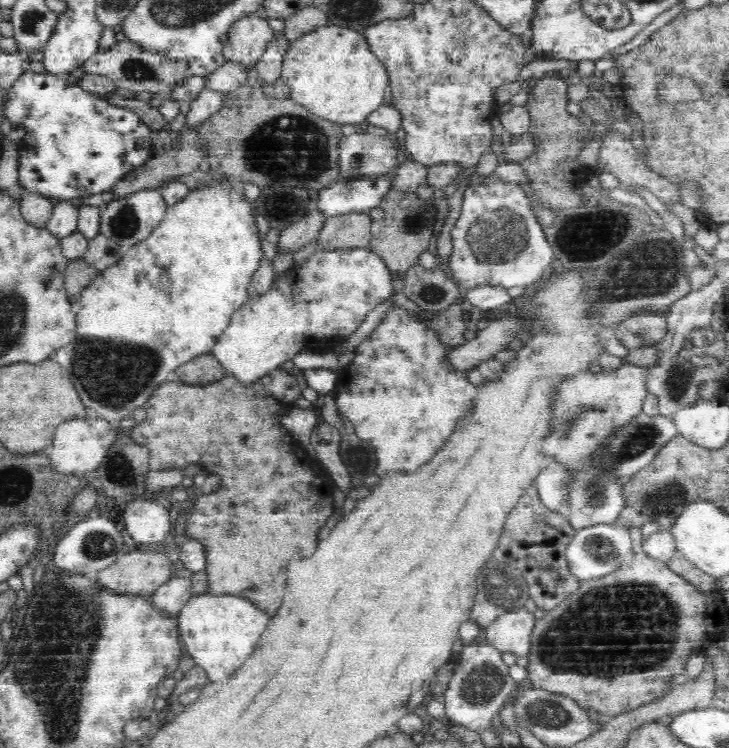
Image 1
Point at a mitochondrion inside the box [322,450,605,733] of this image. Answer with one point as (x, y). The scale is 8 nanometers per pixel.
(485, 686)

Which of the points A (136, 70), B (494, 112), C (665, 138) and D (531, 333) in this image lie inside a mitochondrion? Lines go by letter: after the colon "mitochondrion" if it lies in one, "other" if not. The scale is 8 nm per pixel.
A: mitochondrion
B: other
C: other
D: other

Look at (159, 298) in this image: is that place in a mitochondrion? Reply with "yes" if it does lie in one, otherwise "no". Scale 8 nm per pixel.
no

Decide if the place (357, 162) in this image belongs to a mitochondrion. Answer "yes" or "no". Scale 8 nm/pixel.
yes

